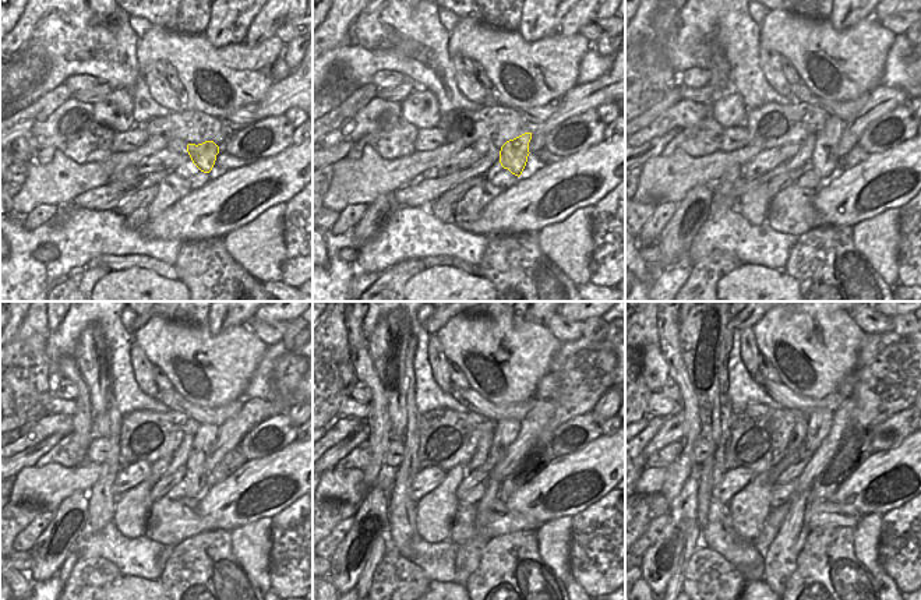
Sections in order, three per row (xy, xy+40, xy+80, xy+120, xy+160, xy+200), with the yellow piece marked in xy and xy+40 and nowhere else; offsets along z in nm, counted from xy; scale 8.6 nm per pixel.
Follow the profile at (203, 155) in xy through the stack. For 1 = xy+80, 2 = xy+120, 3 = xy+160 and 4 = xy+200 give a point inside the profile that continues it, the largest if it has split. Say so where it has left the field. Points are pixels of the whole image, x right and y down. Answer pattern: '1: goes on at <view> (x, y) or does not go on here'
1: goes on at xy+80 (825, 155)
2: goes on at xy+120 (196, 473)
3: goes on at xy+160 (507, 430)
4: goes on at xy+200 (819, 422)

